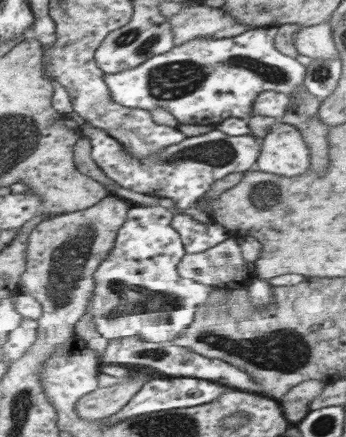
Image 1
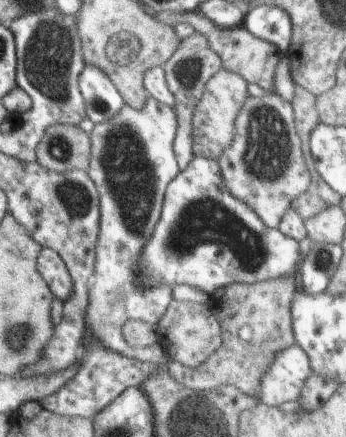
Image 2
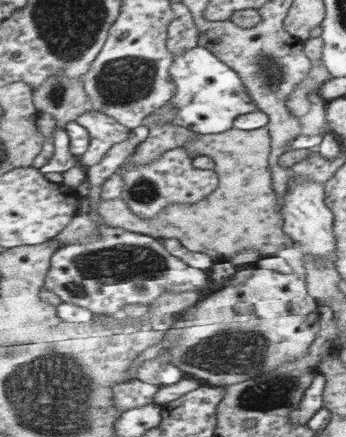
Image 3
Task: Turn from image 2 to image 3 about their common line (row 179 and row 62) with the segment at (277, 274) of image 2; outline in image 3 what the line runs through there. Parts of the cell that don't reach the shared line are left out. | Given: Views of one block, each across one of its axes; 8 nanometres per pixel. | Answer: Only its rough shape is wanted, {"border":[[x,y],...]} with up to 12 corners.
{"border":[[203,44],[177,56],[169,130],[225,134],[257,110]]}

